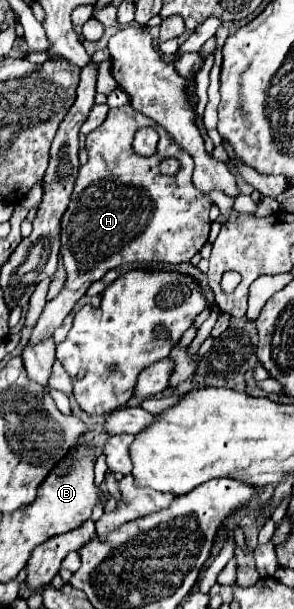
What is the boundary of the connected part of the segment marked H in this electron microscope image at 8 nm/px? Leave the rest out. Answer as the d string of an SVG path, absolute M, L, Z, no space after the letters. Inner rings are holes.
M131 104L109 108L107 120L87 136L87 152L89 152L89 162L79 168L71 204L61 222L61 256L63 256L65 270L67 270L65 288L59 292L57 298L47 302L43 314L39 316L37 326L31 332L29 344L51 338L53 332L63 324L65 316L71 312L75 302L87 292L91 282L99 280L107 270L119 268L131 262L171 262L171 264L189 262L203 248L209 236L211 202L191 182L193 158L185 150L177 148L171 134L163 126L159 126L151 118L145 118L141 112L133 110ZM143 126L151 126L159 134L157 152L153 156L139 156L133 150L133 136ZM167 156L175 156L181 162L179 174L165 176L159 172L159 162Z

